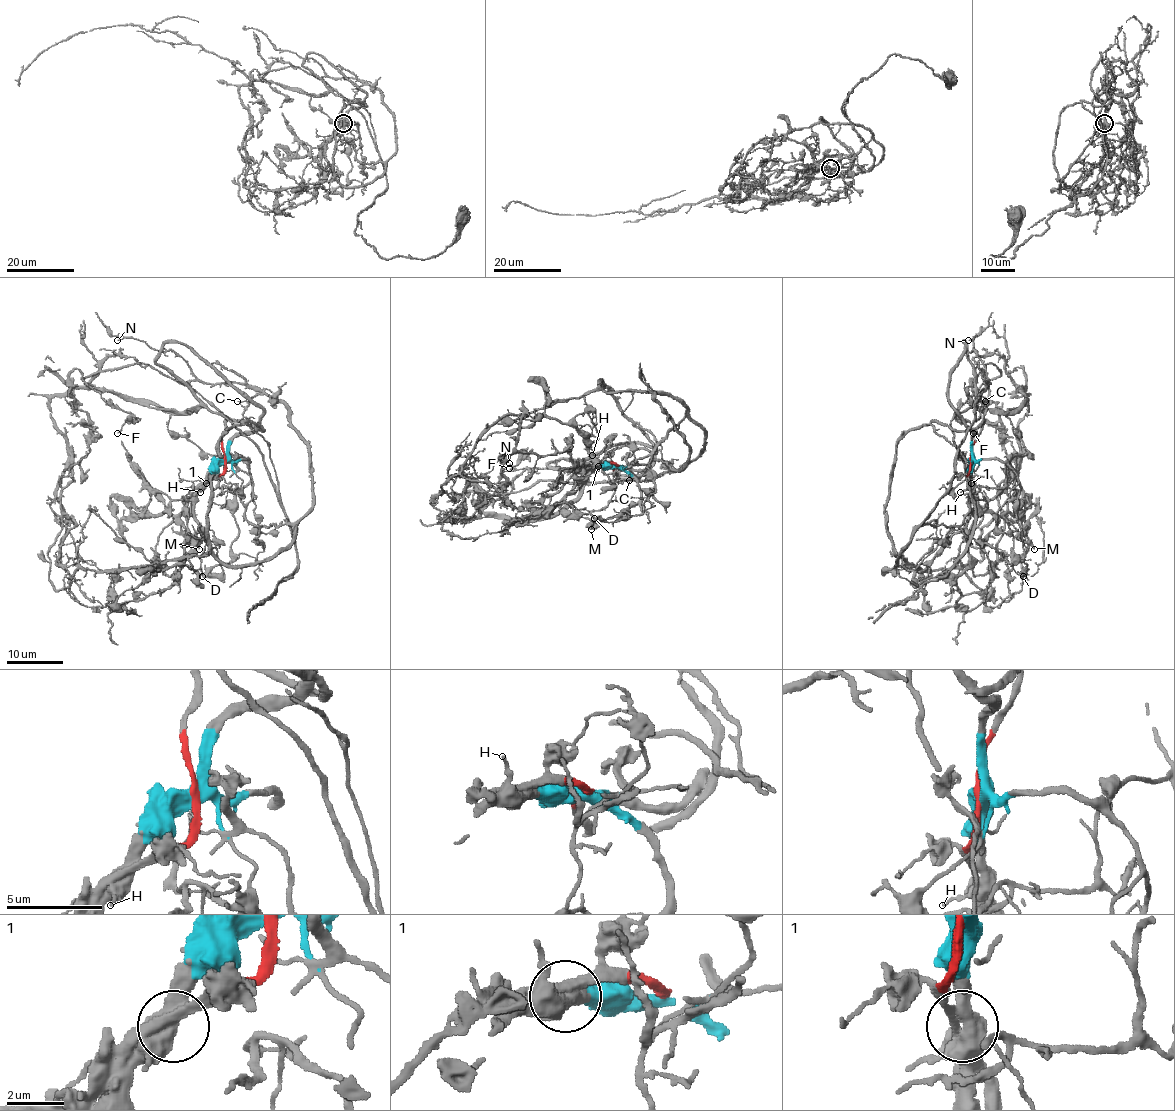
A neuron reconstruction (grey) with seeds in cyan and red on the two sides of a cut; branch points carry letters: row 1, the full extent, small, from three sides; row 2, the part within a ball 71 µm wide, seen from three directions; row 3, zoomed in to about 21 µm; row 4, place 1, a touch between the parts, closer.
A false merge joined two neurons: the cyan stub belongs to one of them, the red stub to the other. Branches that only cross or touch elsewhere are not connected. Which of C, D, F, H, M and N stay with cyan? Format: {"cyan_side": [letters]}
{"cyan_side": ["D", "H", "M"]}

